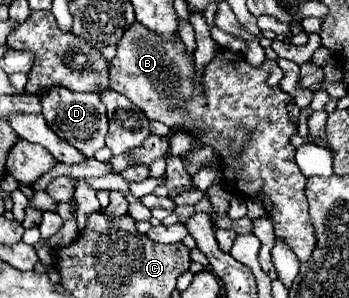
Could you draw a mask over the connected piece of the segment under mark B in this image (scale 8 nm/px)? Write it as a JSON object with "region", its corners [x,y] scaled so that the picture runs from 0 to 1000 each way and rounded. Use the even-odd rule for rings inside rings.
{"region":[[[390,74],[355,107],[355,121],[338,141],[338,174],[321,195],[321,228],[315,228],[315,268],[321,268],[321,302],[355,315],[372,329],[418,389],[424,403],[453,403],[476,416],[481,430],[521,423],[533,443],[567,450],[562,490],[596,483],[630,510],[630,557],[648,597],[648,617],[711,664],[739,664],[762,711],[779,725],[785,745],[785,792],[808,805],[814,819],[831,826],[831,839],[860,866],[871,886],[900,826],[905,826],[905,792],[900,765],[883,738],[883,678],[871,658],[871,624],[877,624],[877,591],[860,577],[860,564],[842,544],[848,497],[831,483],[831,456],[848,436],[848,416],[825,403],[825,383],[814,376],[831,315],[808,309],[797,295],[797,275],[808,262],[808,235],[785,201],[762,201],[745,228],[716,221],[693,188],[670,195],[665,168],[625,161],[619,188],[585,235],[585,315],[573,315],[556,289],[556,201],[527,181],[527,148],[470,148],[453,121],[436,121],[418,94],[401,94]]]}

